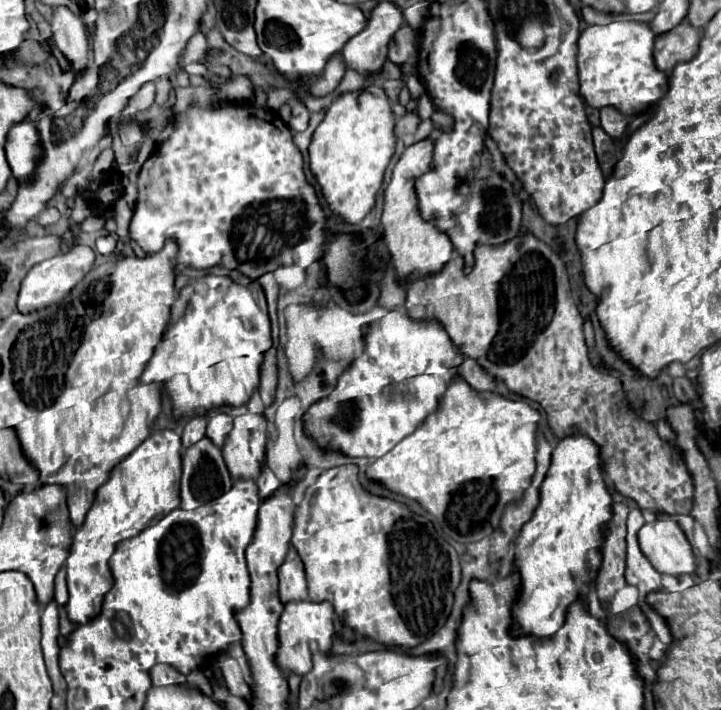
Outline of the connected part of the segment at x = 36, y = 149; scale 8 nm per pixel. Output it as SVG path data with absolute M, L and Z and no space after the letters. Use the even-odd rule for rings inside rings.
M32 122L14 124L8 130L8 140L6 140L4 152L8 156L12 176L16 180L30 180L30 174L36 168L38 156L42 154L36 126Z

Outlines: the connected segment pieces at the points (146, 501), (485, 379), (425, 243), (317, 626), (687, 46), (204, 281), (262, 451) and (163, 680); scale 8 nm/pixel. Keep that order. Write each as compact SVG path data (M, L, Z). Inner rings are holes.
M168 428L158 430L158 432L150 434L118 466L114 466L114 470L110 472L110 478L106 480L106 484L102 484L96 490L94 504L88 510L84 524L80 528L76 528L74 538L72 538L74 542L72 542L72 548L70 548L70 556L66 560L66 566L68 566L68 592L70 592L66 612L68 612L68 618L72 622L86 624L94 616L100 614L104 594L108 592L108 588L112 588L112 574L110 574L108 560L114 554L116 544L122 542L124 538L132 538L132 536L140 534L146 526L156 524L160 518L164 518L168 512L172 512L174 508L180 506L180 472L182 472L182 454L180 454L180 450L182 450L182 440L174 430L168 430Z
M466 358L460 366L460 376L478 392L484 392L484 390L494 390L496 386L496 380L484 372L484 368L480 368L480 364L472 358Z
M424 138L424 140L408 146L406 152L400 156L398 164L394 166L392 180L384 192L384 210L382 210L380 220L384 226L388 250L396 262L396 272L398 272L400 282L404 282L404 278L414 272L428 276L428 274L442 270L442 266L450 260L452 250L454 250L448 234L440 232L436 228L434 220L430 220L430 222L424 220L420 216L420 208L418 208L414 180L432 170L432 154L434 154L434 140L430 140L430 138Z
M298 600L292 604L286 604L284 614L280 618L278 626L278 638L280 648L276 654L276 662L282 670L296 672L304 676L312 670L312 650L318 648L318 652L326 654L332 646L334 636L334 608L328 602L312 602L312 600Z
M686 20L676 28L658 34L654 44L654 60L656 66L664 72L670 72L678 62L688 62L698 52L700 44L700 28L692 28Z
M208 274L192 280L186 288L180 290L176 304L172 306L172 318L168 328L154 348L154 356L148 360L142 374L142 382L162 382L164 390L172 396L172 414L174 418L190 418L194 414L206 414L210 408L230 404L242 406L250 400L252 392L260 382L260 364L264 352L272 348L270 318L264 290L258 282L238 284L228 276Z
M242 414L234 418L234 428L226 436L222 456L234 480L256 480L266 458L266 420L258 414Z
M156 664L156 666L152 666L150 678L152 678L152 684L154 684L154 686L184 684L184 682L186 682L186 676L180 674L176 668L168 666L168 664Z

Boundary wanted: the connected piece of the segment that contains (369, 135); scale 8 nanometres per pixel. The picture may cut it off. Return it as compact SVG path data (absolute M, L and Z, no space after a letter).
M368 86L364 90L356 92L344 92L340 94L330 108L326 110L324 120L316 128L310 144L310 170L316 176L318 184L322 186L322 192L328 200L328 208L336 214L340 214L346 222L358 224L374 206L376 192L380 190L384 182L384 170L388 168L394 148L396 148L396 134L394 134L396 116L392 112L392 104L380 86Z

